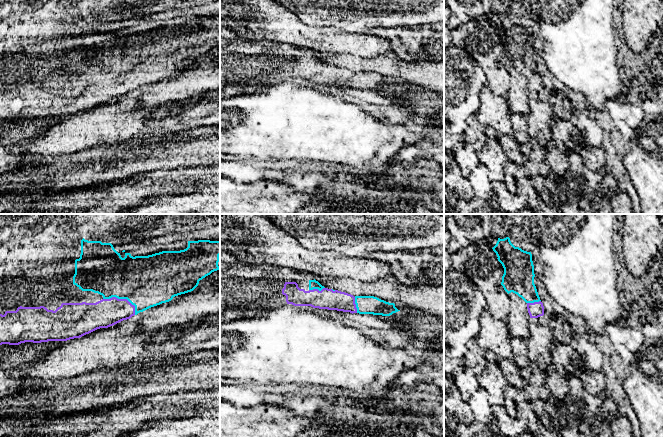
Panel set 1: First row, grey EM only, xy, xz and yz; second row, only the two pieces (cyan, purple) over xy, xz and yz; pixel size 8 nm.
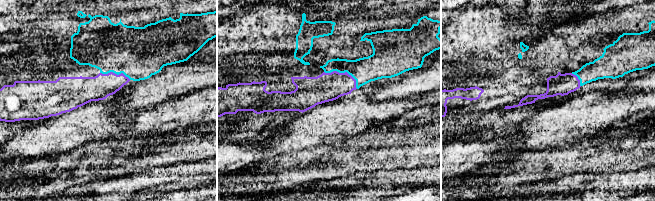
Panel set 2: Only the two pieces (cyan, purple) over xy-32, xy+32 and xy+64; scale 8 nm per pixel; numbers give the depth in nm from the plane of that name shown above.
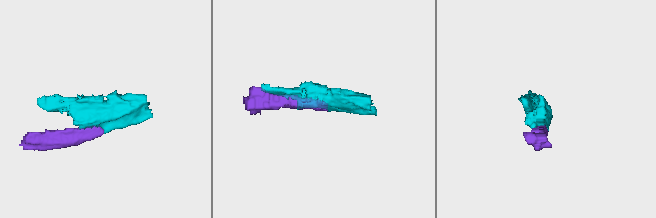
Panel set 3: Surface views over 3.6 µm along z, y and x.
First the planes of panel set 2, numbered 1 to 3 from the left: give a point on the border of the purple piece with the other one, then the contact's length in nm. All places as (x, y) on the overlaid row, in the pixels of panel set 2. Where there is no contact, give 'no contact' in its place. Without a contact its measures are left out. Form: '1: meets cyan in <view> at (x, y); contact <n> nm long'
1: meets cyan in xy-32 at (115, 73); contact 260 nm long
2: meets cyan in xy+32 at (344, 72); contact 300 nm long
3: meets cyan in xy+64 at (578, 78); contact 130 nm long

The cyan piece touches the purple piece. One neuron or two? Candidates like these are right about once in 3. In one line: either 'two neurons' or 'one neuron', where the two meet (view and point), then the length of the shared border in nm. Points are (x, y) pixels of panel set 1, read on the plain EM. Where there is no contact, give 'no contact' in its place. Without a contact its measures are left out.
one neuron | xy (123, 74) | 300 nm

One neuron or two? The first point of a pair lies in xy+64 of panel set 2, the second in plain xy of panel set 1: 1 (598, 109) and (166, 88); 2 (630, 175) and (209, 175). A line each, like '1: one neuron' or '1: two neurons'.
1: two neurons
2: one neuron

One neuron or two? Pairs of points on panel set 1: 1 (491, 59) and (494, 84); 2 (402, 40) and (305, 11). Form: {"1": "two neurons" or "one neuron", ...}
{"1": "one neuron", "2": "two neurons"}

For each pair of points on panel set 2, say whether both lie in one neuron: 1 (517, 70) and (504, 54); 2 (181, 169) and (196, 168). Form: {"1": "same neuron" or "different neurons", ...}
{"1": "different neurons", "2": "same neuron"}

